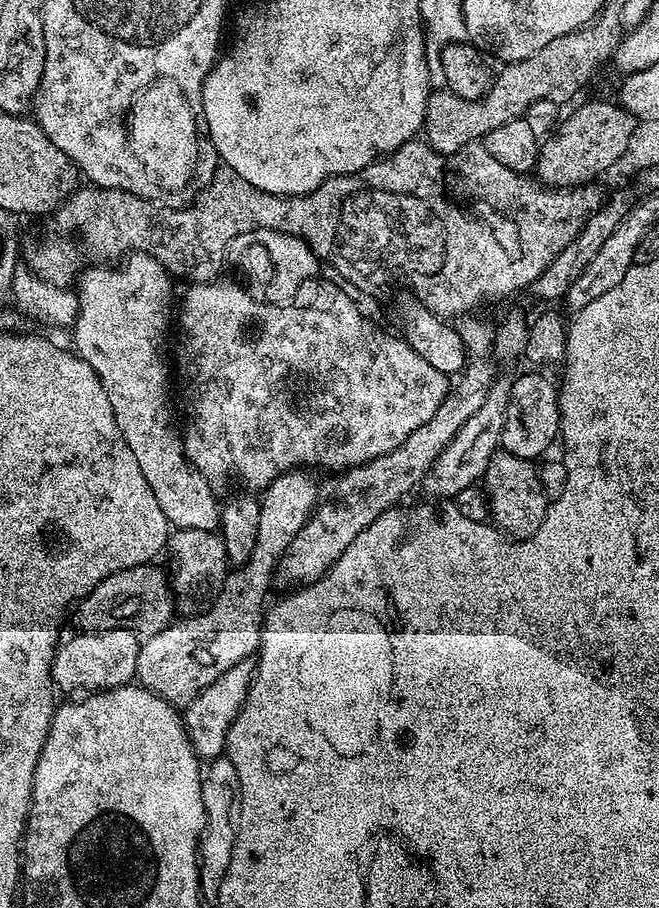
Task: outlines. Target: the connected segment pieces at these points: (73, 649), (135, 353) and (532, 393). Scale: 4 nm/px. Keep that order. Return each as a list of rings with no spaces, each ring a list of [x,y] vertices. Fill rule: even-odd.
[[[126,628],[110,629],[102,632],[78,632],[70,640],[65,639],[58,647],[52,670],[55,674],[62,674],[62,680],[57,681],[57,689],[72,692],[70,674],[82,674],[76,678],[76,691],[93,692],[118,688],[131,683],[136,677],[138,654],[141,639],[134,631]]]
[[[144,252],[131,253],[117,268],[104,268],[108,266],[88,266],[81,271],[78,277],[78,293],[80,298],[80,309],[77,312],[77,318],[74,327],[71,329],[74,351],[76,355],[88,363],[94,370],[94,374],[98,374],[98,378],[102,382],[102,386],[106,390],[106,398],[110,398],[110,410],[114,410],[114,422],[118,422],[118,430],[122,434],[122,438],[126,442],[126,446],[130,446],[130,442],[138,440],[138,432],[142,428],[142,422],[148,420],[149,416],[162,416],[162,410],[169,408],[168,400],[168,376],[170,380],[170,368],[164,365],[164,356],[160,353],[160,347],[164,344],[164,331],[168,328],[168,319],[174,316],[174,300],[172,304],[172,283],[173,277],[167,268],[164,268],[153,256],[148,256]]]
[[[530,370],[520,375],[507,389],[510,406],[501,434],[501,447],[516,457],[537,459],[559,435],[560,403],[557,385],[542,375],[541,371]]]

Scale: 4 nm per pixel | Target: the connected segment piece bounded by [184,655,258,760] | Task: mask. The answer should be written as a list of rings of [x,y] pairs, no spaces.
[[[255,655],[247,656],[235,663],[230,670],[226,670],[226,674],[222,674],[221,678],[216,679],[210,686],[200,691],[185,707],[185,728],[192,748],[200,759],[219,759],[225,753],[228,733],[239,716],[242,705],[247,700],[248,689],[253,683],[257,663]]]

